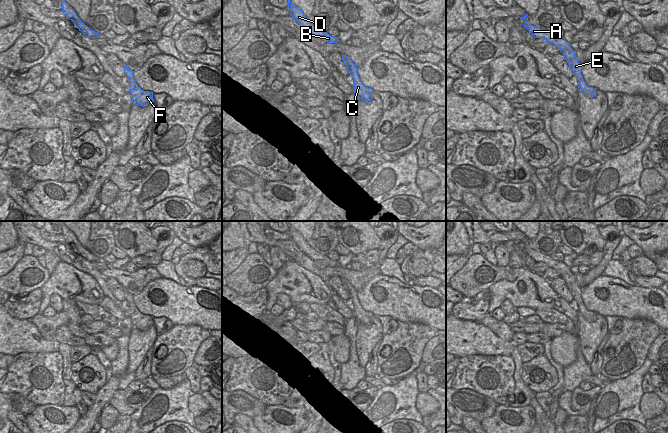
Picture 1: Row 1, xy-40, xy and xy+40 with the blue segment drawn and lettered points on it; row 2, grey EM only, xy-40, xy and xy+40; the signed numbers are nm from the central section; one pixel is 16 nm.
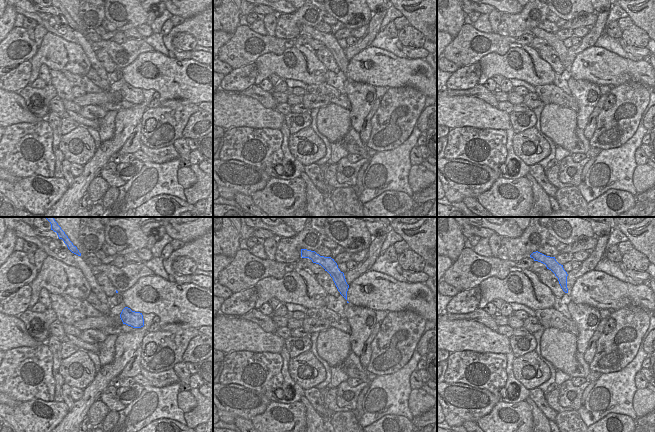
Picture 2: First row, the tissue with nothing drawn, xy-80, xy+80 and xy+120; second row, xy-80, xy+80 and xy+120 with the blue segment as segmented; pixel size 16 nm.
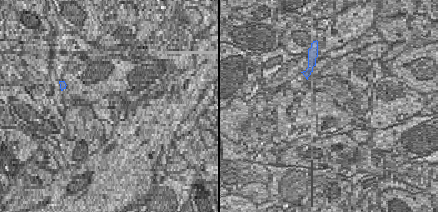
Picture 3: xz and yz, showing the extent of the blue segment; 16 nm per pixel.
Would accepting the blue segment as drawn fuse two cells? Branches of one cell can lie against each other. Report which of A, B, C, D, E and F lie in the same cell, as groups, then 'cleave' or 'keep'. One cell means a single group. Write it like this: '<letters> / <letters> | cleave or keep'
A B C D E F | keep

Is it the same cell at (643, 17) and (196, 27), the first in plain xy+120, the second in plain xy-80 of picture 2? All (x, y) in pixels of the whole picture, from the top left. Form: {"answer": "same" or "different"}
{"answer": "different"}

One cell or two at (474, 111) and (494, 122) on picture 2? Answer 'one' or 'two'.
one

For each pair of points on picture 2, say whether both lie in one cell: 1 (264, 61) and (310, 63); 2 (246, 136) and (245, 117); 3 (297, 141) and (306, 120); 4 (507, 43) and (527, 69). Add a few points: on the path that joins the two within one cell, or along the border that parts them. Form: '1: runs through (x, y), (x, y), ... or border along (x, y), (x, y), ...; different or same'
1: runs through (279, 64), (289, 69), (302, 69), (308, 74); same
2: border along (269, 128), (231, 127), (225, 130); different
3: border along (309, 126), (303, 127), (291, 135); different
4: border along (529, 44), (513, 45), (502, 55), (487, 53); different

